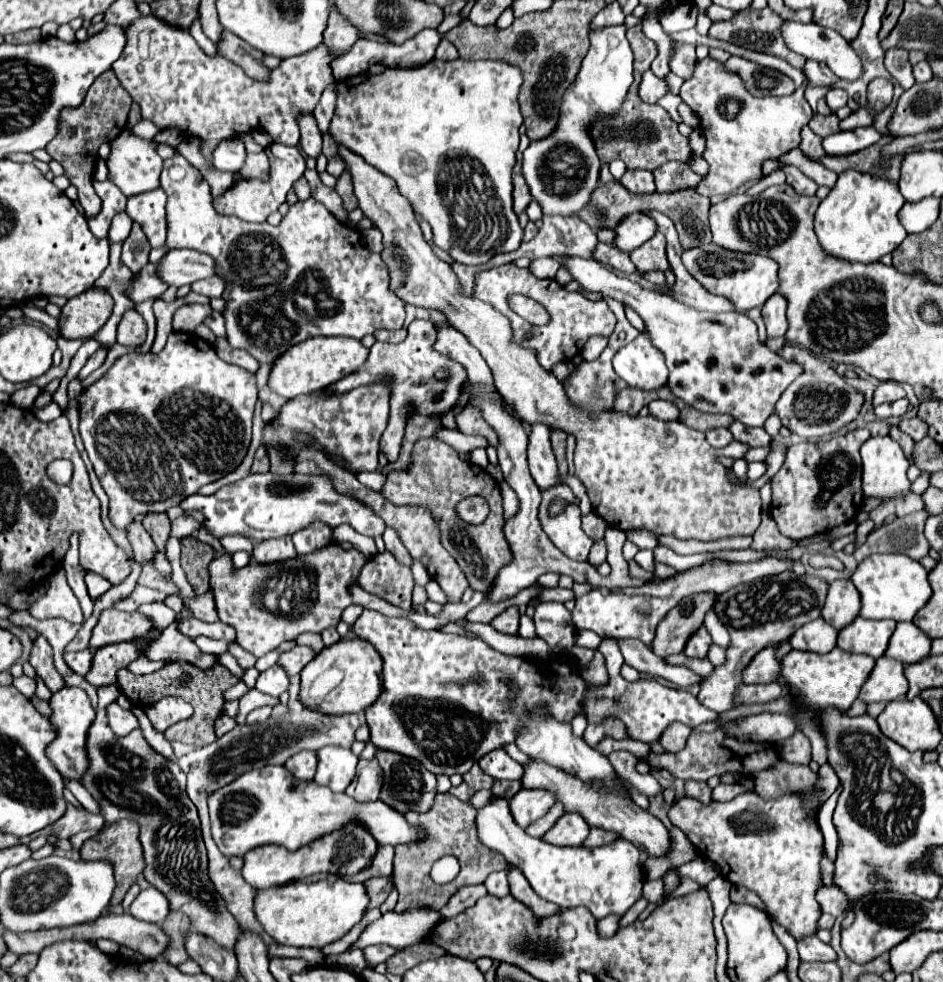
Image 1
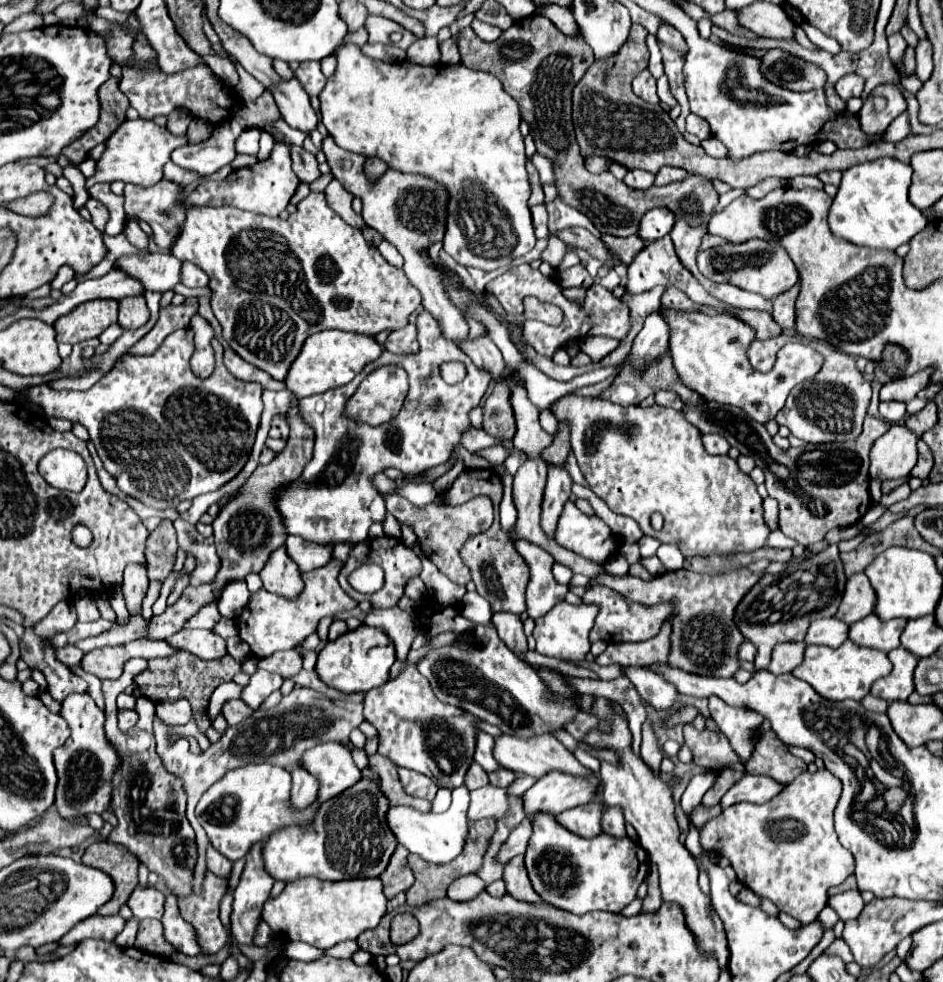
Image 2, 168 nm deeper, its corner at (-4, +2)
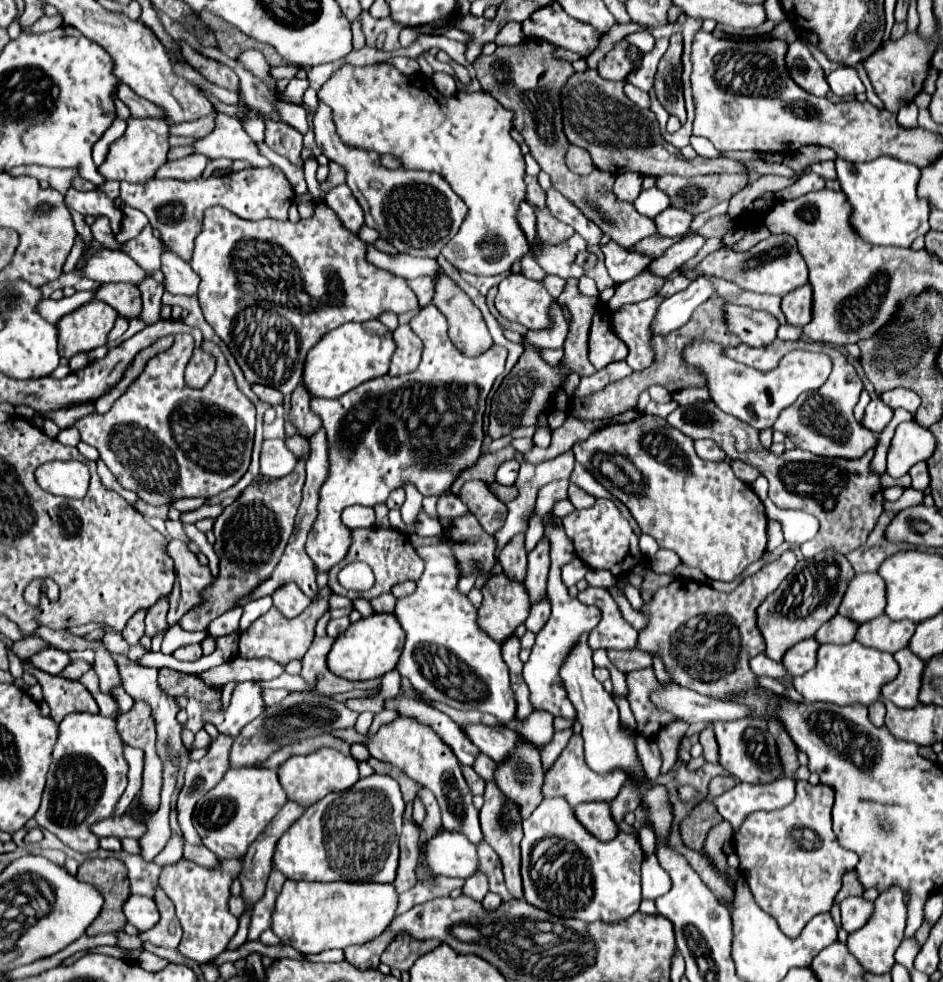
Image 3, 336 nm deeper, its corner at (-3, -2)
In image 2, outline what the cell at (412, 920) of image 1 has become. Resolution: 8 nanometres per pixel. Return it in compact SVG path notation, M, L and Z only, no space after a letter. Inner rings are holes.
M347 940L347 942L343 942L343 944L337 944L337 946L329 948L325 954L327 954L327 956L335 956L335 958L343 958L343 960L351 960L355 952L359 952L357 940L351 940L351 942Z

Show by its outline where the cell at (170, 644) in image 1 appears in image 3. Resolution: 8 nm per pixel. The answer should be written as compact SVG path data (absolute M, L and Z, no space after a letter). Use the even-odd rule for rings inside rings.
M74 660L74 662L70 662L68 668L66 668L64 672L60 672L58 676L68 678L68 680L80 680L80 676L82 676L84 672L88 672L88 670L90 670L90 664L88 664L88 662L84 662L84 660Z

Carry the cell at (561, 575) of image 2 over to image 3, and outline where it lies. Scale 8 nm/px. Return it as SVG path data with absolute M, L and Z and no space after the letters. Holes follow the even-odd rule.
M574 558L570 564L562 566L562 580L566 586L574 586L578 580L584 578L584 574L588 572L586 564L582 564L582 560Z

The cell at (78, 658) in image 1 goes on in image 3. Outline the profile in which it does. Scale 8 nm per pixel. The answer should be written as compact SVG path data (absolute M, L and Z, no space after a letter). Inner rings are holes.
M44 648L44 650L36 652L34 656L30 656L28 664L32 668L38 668L38 670L48 672L48 674L60 674L70 664L70 658L68 658L68 654L64 650Z

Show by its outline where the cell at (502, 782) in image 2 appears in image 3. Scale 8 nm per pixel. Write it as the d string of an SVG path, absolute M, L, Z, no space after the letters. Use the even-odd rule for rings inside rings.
M478 754L478 760L474 760L474 764L472 764L472 768L484 778L484 780L492 780L494 778L494 768L496 768L496 764L494 764L494 760L490 760L486 754Z

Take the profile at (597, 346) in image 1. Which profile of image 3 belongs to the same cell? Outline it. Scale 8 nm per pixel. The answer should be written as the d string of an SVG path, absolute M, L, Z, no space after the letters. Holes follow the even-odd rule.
M602 308L596 310L590 328L590 362L596 370L602 370L610 362L624 360L628 356L626 344L614 336L614 328L610 328L608 312Z

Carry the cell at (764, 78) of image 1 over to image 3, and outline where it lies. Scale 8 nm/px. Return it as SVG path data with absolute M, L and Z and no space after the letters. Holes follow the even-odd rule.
M792 42L788 46L788 54L786 54L786 64L790 70L790 76L796 80L796 84L800 84L806 92L814 94L814 96L826 96L830 86L826 82L826 74L820 68L820 64L814 60L814 56L808 50L806 42Z

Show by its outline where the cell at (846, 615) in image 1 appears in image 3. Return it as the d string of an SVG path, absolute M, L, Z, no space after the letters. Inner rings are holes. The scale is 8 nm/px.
M878 572L856 574L842 598L838 612L858 624L868 622L884 612L886 584Z

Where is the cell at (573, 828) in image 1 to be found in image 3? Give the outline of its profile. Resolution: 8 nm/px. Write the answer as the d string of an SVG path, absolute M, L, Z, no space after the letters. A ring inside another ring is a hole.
M586 802L586 804L578 804L574 808L578 820L582 822L582 826L594 834L598 840L608 842L612 838L616 838L618 834L618 826L614 824L614 818L610 816L610 804L608 802Z

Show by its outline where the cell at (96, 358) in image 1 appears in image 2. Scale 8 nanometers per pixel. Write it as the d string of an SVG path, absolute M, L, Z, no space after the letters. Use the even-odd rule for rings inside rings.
M111 324L101 336L99 336L99 340L101 340L101 344L105 344L105 346L111 346L119 336L123 334L123 328L119 326L119 324Z

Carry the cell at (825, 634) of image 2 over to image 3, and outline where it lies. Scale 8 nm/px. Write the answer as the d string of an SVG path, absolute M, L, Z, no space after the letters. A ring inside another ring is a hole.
M836 614L832 620L822 624L822 628L816 632L816 640L820 644L848 644L854 640L858 630L858 624L854 620Z

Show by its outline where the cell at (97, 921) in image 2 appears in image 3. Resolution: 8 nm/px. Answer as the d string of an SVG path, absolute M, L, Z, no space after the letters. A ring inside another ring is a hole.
M118 932L118 938L120 938L118 946L122 950L138 950L142 946L142 940L138 936L128 936L126 932Z

